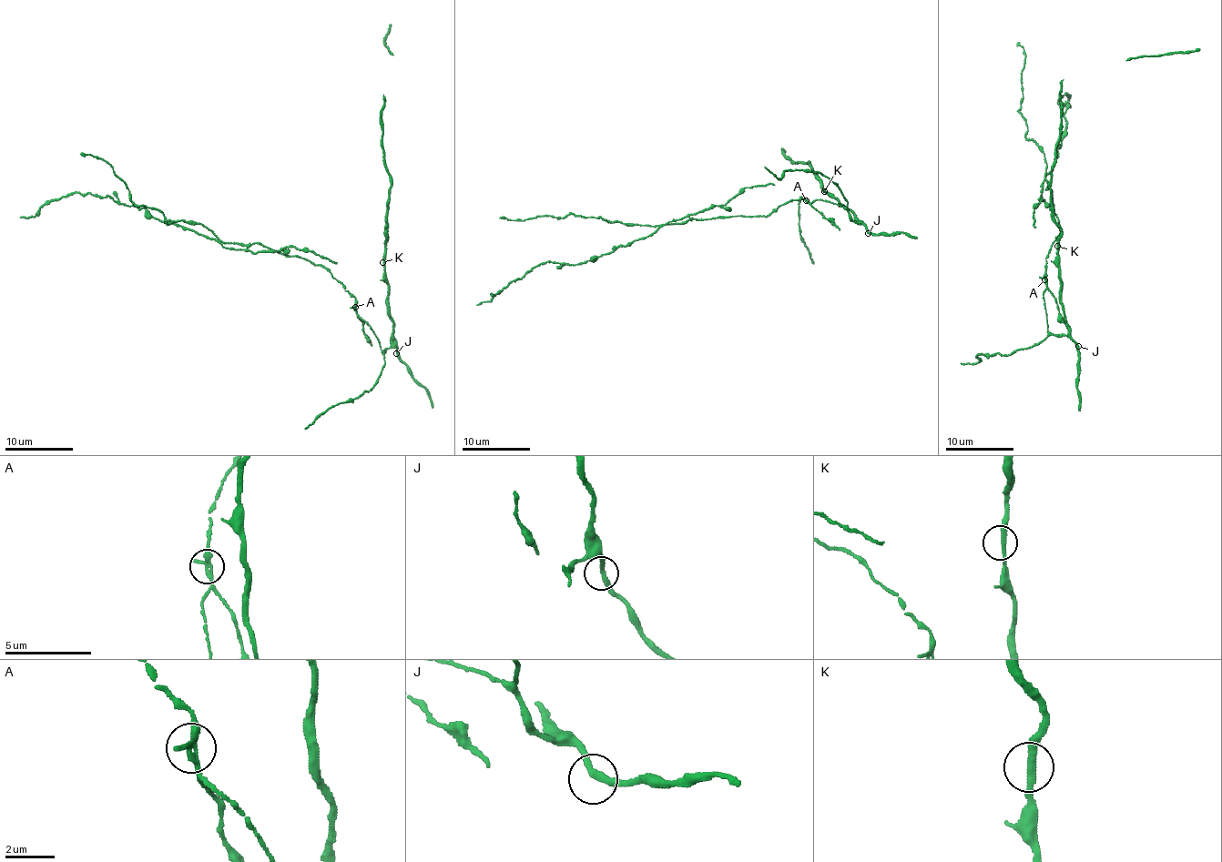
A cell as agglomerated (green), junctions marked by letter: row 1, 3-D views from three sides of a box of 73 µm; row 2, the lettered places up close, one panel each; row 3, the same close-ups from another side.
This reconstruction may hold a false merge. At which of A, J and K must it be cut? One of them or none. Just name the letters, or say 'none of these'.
A

